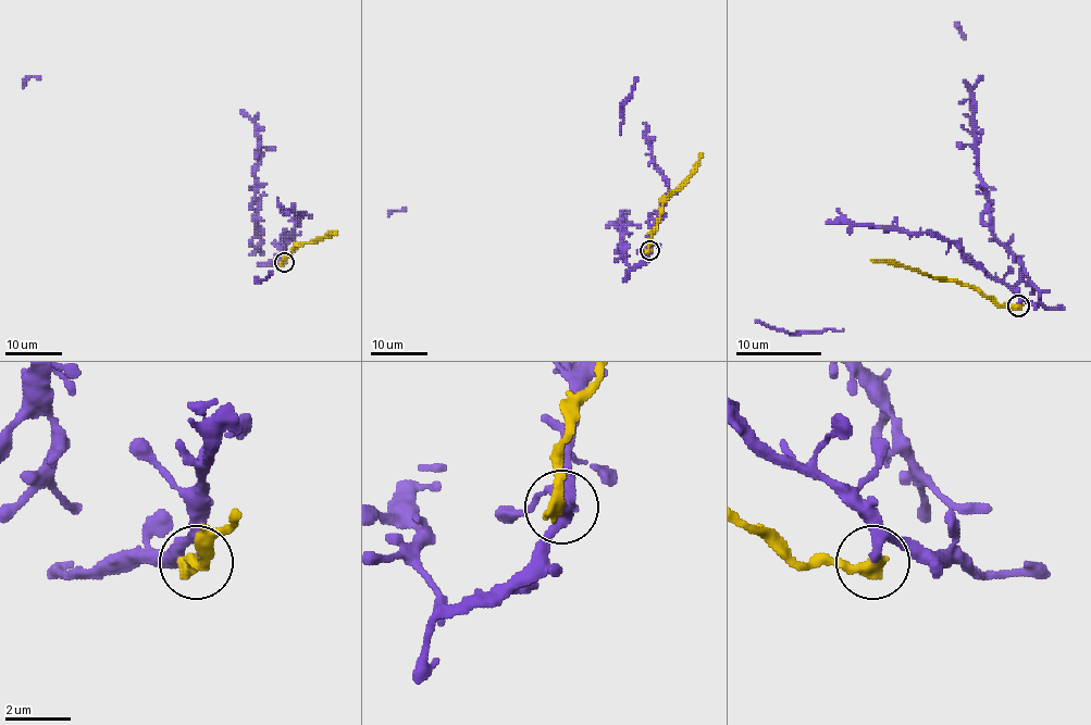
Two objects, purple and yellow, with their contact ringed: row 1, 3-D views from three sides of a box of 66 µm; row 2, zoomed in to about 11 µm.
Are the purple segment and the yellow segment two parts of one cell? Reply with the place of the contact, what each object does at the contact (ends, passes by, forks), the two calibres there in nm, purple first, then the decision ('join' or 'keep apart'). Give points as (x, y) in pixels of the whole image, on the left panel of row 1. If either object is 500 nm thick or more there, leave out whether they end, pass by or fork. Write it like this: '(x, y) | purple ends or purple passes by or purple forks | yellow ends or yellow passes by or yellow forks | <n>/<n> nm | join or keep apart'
(284, 262) | purple passes by | yellow ends | 220/440 nm | keep apart

